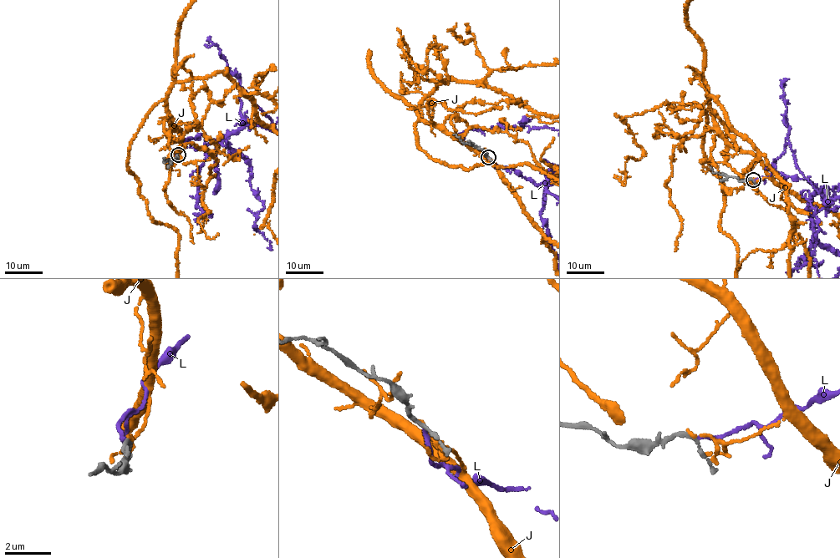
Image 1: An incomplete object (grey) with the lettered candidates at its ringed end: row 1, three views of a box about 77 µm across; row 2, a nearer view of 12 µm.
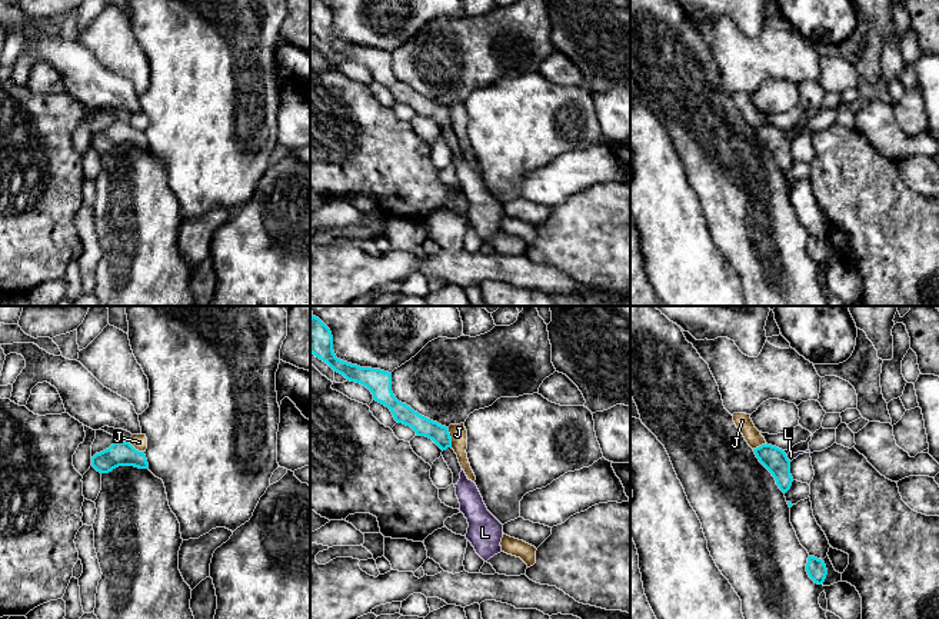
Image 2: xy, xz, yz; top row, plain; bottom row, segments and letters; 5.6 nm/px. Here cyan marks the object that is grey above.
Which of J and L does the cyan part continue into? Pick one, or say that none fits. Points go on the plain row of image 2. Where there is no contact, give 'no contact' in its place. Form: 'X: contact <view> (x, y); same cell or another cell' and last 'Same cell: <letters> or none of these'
J: contact xz (450, 117); another cell
L: contact yz (786, 137); same cell
Same cell: L

